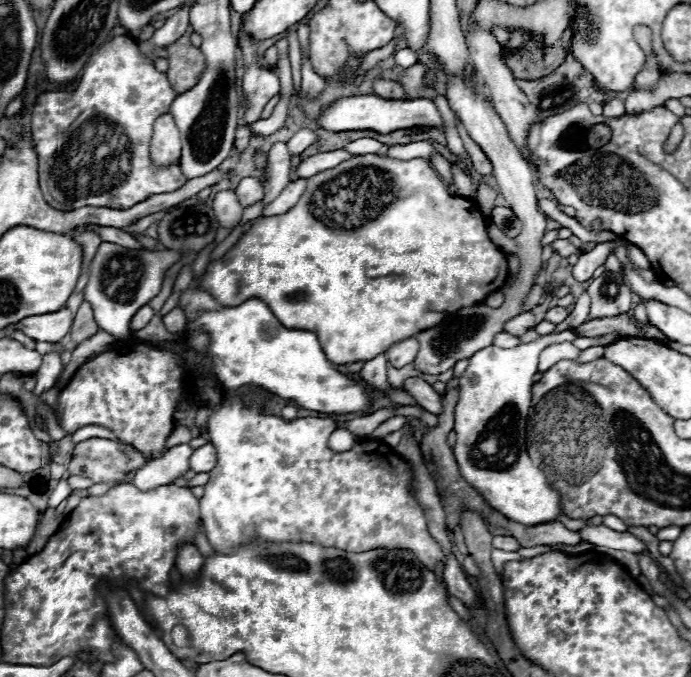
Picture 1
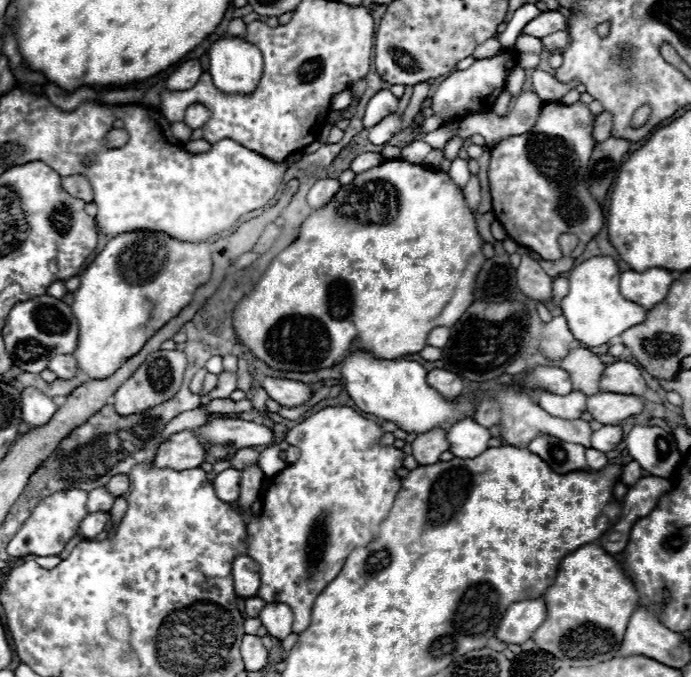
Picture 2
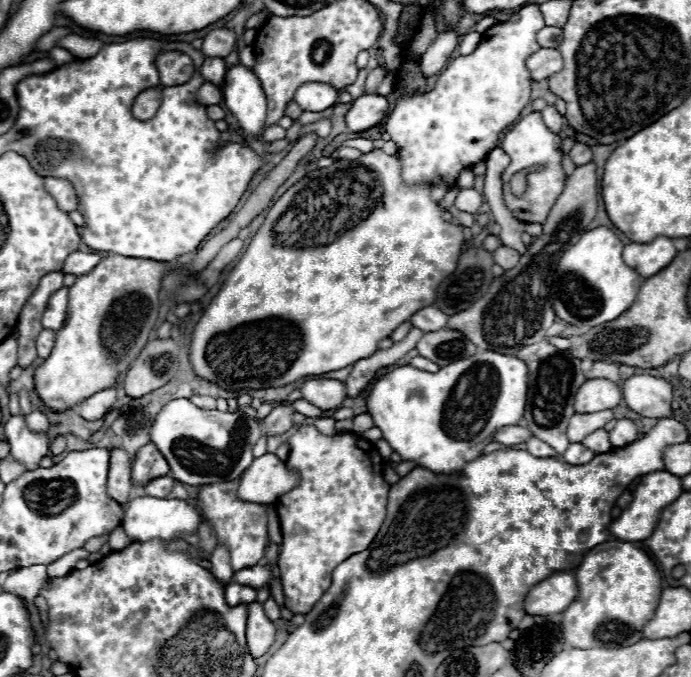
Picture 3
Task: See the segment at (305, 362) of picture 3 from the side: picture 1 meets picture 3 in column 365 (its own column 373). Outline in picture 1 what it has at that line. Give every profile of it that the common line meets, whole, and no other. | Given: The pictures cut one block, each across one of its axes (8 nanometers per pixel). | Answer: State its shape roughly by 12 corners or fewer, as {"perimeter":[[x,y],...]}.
{"perimeter":[[354,156],[202,288],[330,362],[508,278],[428,160]]}

